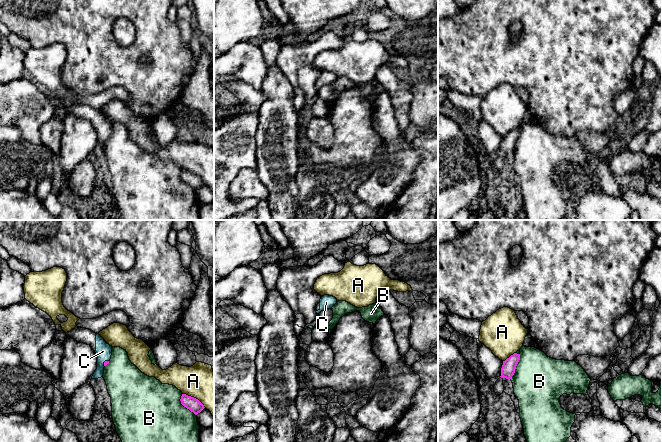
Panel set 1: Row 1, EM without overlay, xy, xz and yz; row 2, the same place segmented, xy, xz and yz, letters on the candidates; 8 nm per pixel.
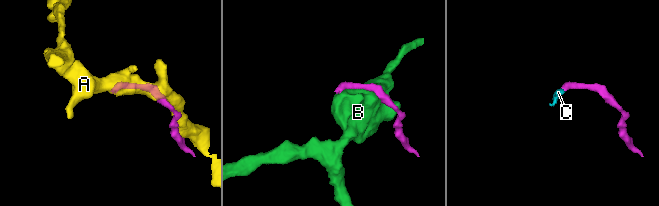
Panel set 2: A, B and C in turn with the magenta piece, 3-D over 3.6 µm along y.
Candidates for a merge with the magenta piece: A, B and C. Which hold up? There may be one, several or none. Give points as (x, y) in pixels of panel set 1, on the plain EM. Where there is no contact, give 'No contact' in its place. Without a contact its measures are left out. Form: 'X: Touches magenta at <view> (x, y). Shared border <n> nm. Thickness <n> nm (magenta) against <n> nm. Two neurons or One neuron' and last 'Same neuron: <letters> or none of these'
A: Touches magenta at xy (193, 173). Shared border 220 nm. Thickness 110 nm (magenta) against 280 nm. Two neurons
B: Touches magenta at yz (516, 141). Shared border 220 nm. Thickness 110 nm (magenta) against 420 nm. Two neurons
C: Touches magenta at xy (104, 138). Shared border 70 nm. Thickness 30 nm (magenta) against 130 nm. One neuron
Same neuron: C

